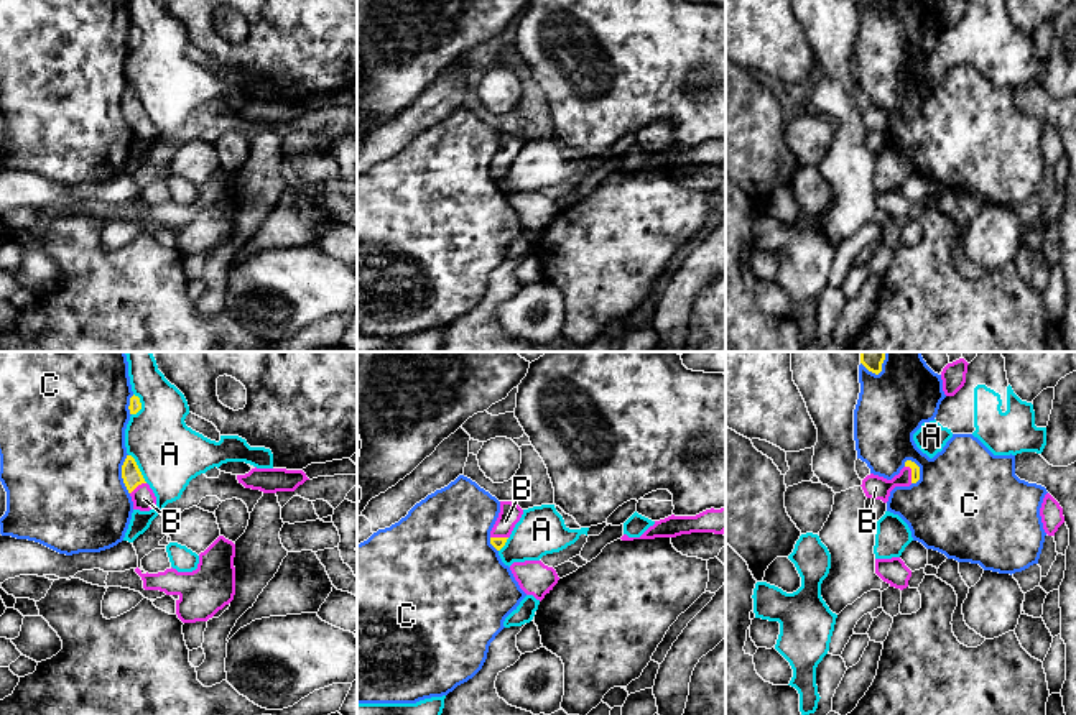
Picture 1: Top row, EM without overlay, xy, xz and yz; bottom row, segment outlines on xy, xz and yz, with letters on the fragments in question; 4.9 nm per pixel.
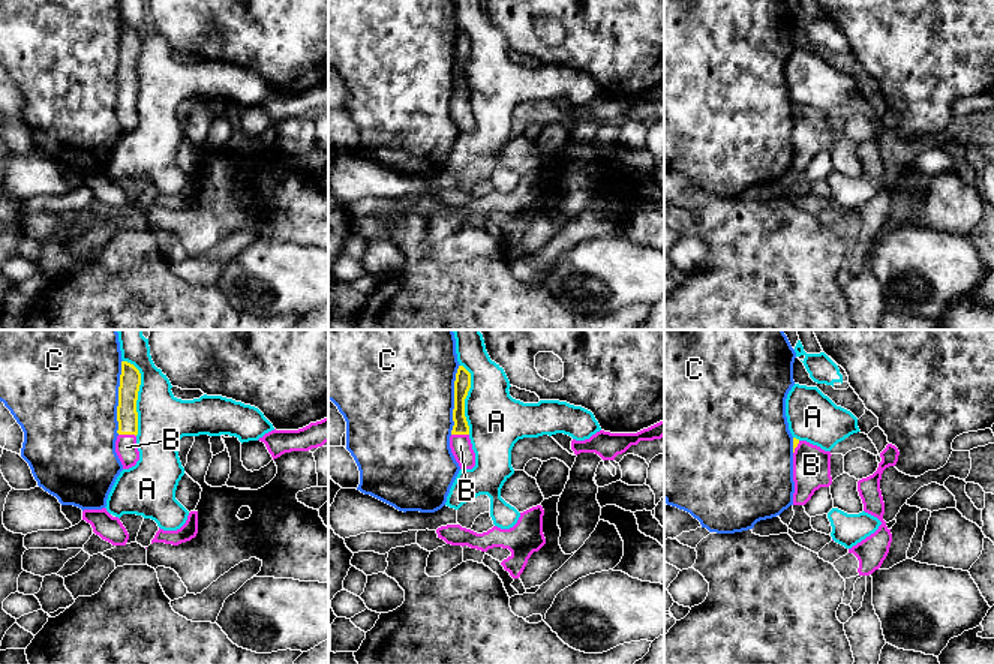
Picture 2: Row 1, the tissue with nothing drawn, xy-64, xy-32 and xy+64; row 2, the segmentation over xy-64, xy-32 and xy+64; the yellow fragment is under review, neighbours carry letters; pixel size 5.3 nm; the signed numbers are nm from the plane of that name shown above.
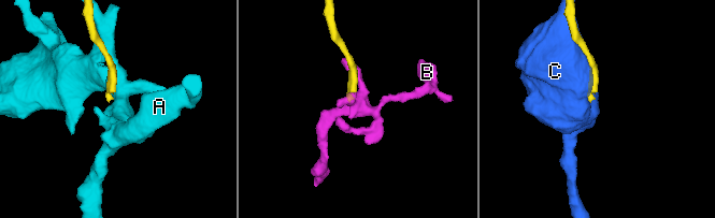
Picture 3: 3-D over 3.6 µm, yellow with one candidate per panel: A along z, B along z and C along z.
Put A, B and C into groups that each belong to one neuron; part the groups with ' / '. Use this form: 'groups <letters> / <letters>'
groups A / B / C

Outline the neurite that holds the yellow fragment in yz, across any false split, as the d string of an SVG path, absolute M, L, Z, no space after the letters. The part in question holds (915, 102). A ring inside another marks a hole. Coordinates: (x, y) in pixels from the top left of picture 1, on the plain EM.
M907 92L900 105L895 107L892 112L870 105L862 112L860 118L867 130L882 131L884 135L887 135L890 123L895 118L910 118L918 112L920 112L920 99L915 94Z

